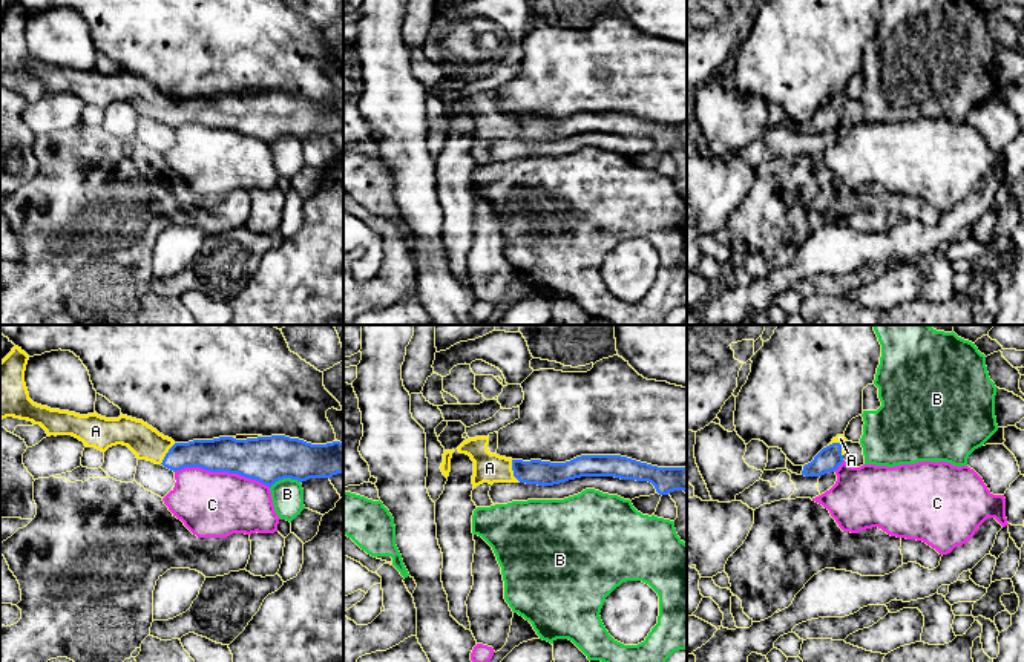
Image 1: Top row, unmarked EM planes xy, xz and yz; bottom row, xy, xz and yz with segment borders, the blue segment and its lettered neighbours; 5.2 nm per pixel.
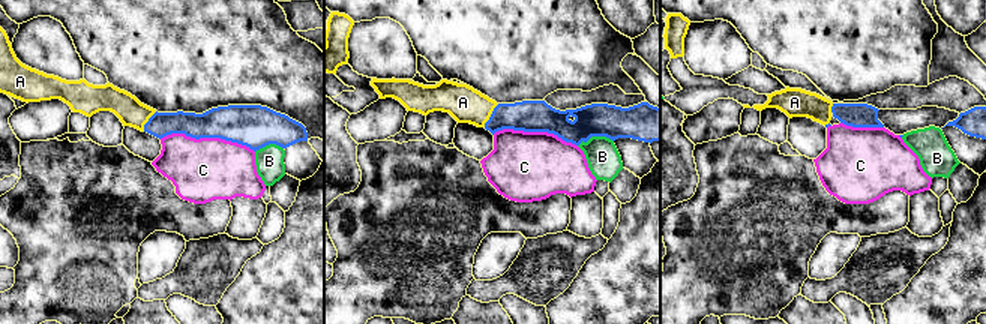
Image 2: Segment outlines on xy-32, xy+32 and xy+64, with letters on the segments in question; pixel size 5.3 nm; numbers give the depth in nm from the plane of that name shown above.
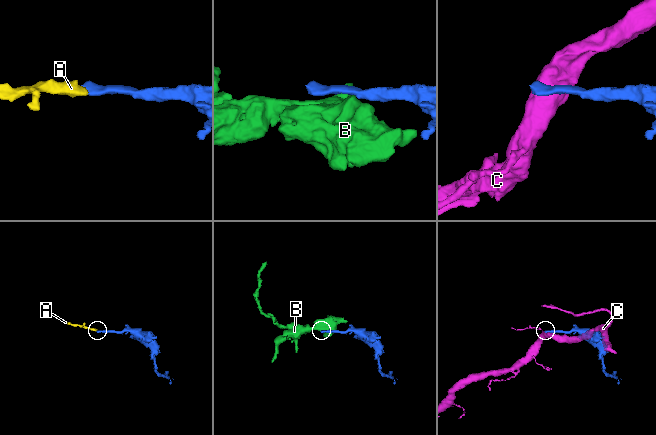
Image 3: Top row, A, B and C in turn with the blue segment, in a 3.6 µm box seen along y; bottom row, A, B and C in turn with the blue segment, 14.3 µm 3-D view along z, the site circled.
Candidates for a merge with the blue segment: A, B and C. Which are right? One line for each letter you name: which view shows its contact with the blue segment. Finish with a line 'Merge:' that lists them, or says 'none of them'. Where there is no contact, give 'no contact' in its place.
A: meets blue in xy
Merge: A

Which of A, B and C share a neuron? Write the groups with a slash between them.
A / B / C

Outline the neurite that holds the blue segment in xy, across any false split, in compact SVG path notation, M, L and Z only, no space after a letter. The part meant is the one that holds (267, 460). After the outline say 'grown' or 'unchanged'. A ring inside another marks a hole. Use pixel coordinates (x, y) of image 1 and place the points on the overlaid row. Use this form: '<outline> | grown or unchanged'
M18 346L0 362L0 420L14 417L40 424L48 437L72 435L87 447L95 447L106 452L109 447L123 444L127 446L138 460L147 460L155 464L176 472L184 467L201 467L210 472L228 472L256 480L268 487L284 478L307 481L310 478L331 478L343 474L343 443L333 441L327 444L311 444L299 438L285 435L258 437L236 440L233 437L219 437L213 440L193 440L189 443L175 443L164 437L156 429L127 415L118 418L106 418L97 412L80 415L69 411L51 409L34 403L25 383L25 371L29 356Z | grown

